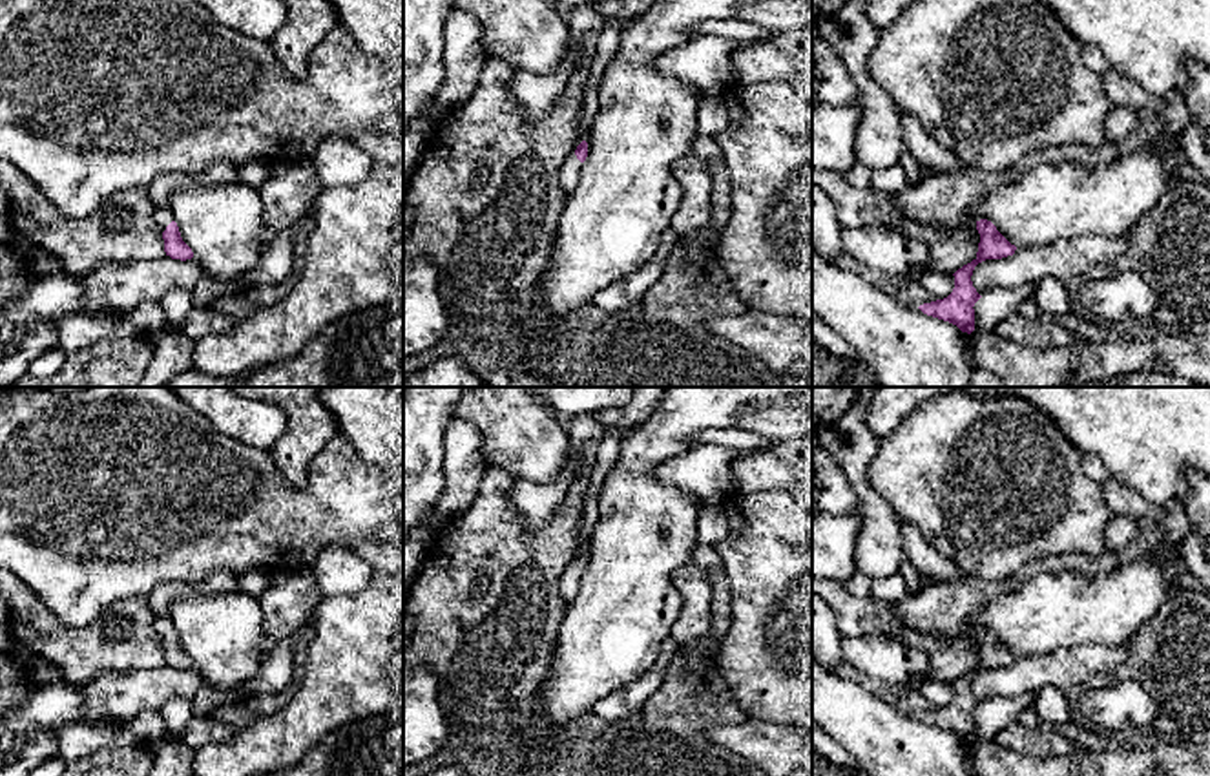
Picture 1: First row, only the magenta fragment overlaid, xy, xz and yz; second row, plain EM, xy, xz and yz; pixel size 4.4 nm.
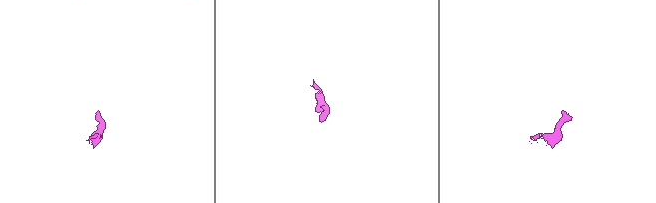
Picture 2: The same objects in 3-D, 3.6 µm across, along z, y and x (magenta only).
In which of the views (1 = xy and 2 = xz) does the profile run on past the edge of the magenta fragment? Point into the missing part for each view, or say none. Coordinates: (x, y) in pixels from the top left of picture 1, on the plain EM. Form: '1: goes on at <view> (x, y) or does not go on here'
1: goes on at xy (163, 623)
2: goes on at xz (568, 583)

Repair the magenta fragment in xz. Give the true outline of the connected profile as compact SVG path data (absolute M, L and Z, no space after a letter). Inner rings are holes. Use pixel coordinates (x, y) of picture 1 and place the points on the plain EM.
M582 550L575 561L571 561L566 568L566 572L558 579L558 590L560 595L564 597L566 603L569 603L577 592L579 592L579 582L582 579L582 573L588 566L588 551Z

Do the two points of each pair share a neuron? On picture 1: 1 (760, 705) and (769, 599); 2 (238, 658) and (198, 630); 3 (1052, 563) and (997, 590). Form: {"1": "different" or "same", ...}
{"1": "same", "2": "same", "3": "same"}

